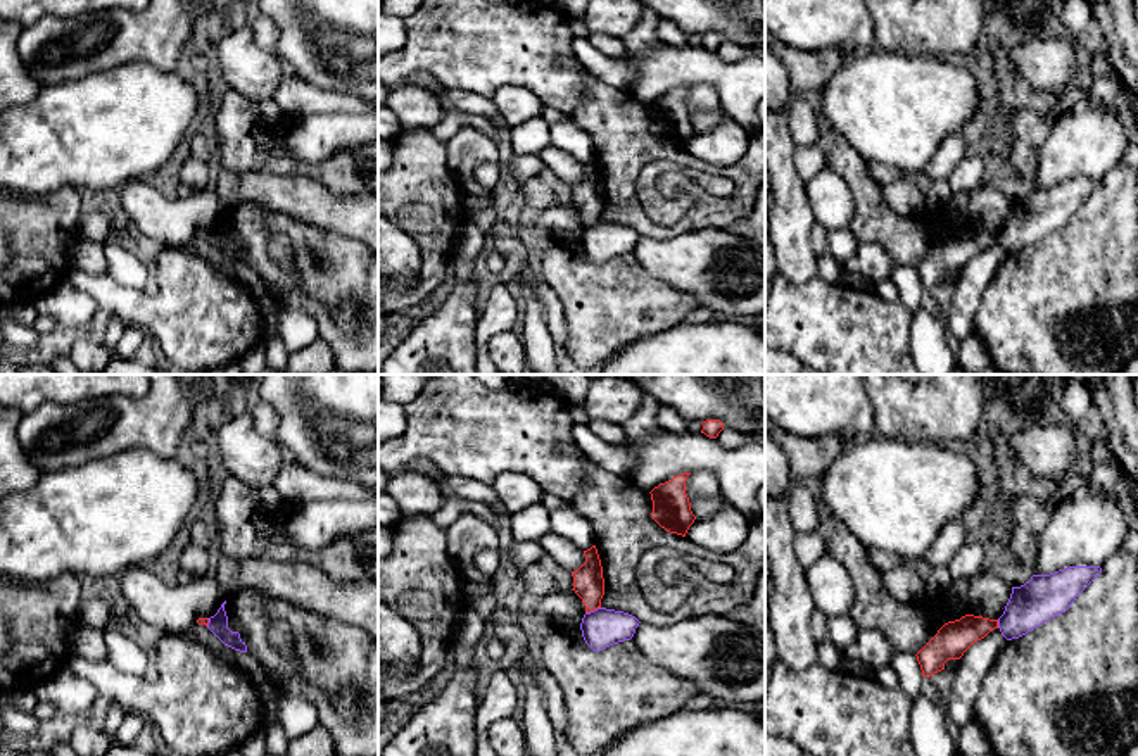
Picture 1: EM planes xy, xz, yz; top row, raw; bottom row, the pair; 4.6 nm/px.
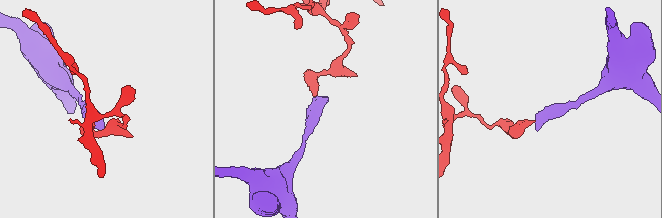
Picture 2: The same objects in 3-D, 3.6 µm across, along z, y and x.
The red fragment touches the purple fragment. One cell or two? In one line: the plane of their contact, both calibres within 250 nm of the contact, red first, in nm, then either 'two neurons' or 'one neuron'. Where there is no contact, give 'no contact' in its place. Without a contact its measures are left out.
xz | 140/180 nm | two neurons

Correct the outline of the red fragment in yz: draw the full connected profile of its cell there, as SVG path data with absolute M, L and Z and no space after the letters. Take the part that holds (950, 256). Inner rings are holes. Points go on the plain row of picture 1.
M965 228L960 233L945 236L938 247L915 268L922 290L933 290L945 283L948 273L960 273L964 266L991 243L998 242L998 233Z

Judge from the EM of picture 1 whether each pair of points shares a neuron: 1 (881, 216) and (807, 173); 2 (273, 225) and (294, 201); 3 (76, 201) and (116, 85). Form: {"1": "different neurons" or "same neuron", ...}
{"1": "different neurons", "2": "different neurons", "3": "different neurons"}

